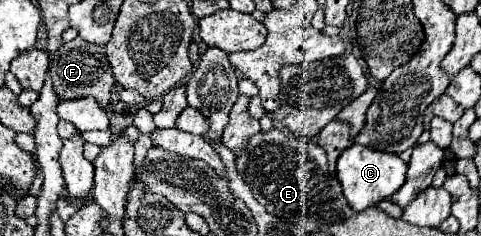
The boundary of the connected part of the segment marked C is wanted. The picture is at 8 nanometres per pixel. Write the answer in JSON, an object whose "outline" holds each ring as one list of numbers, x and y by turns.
{"outline":[[354,143,338,157,336,175,338,175,338,181,342,183,342,189,350,207,354,207,356,211,362,211,366,207,376,205,378,201,388,199,392,193,396,193,404,185,406,163,400,159,400,155,376,151,370,147,360,147,358,143]]}

